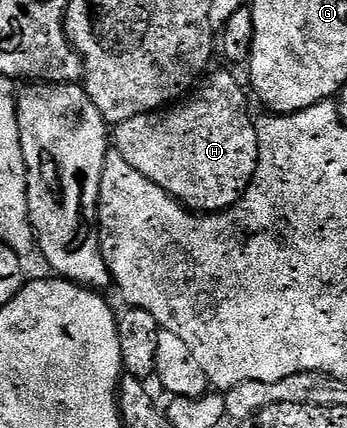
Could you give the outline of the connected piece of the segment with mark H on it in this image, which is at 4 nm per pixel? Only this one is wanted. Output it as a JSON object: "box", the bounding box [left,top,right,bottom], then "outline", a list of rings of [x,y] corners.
{"box":[114,71,258,213],"outline":[[[214,71],[205,74],[191,94],[167,109],[130,117],[130,121],[122,121],[114,127],[115,154],[117,151],[123,162],[138,169],[138,173],[173,195],[189,211],[197,213],[222,211],[235,205],[256,169],[258,157],[256,124],[253,116],[248,116],[248,99],[239,81],[228,71]]]}

